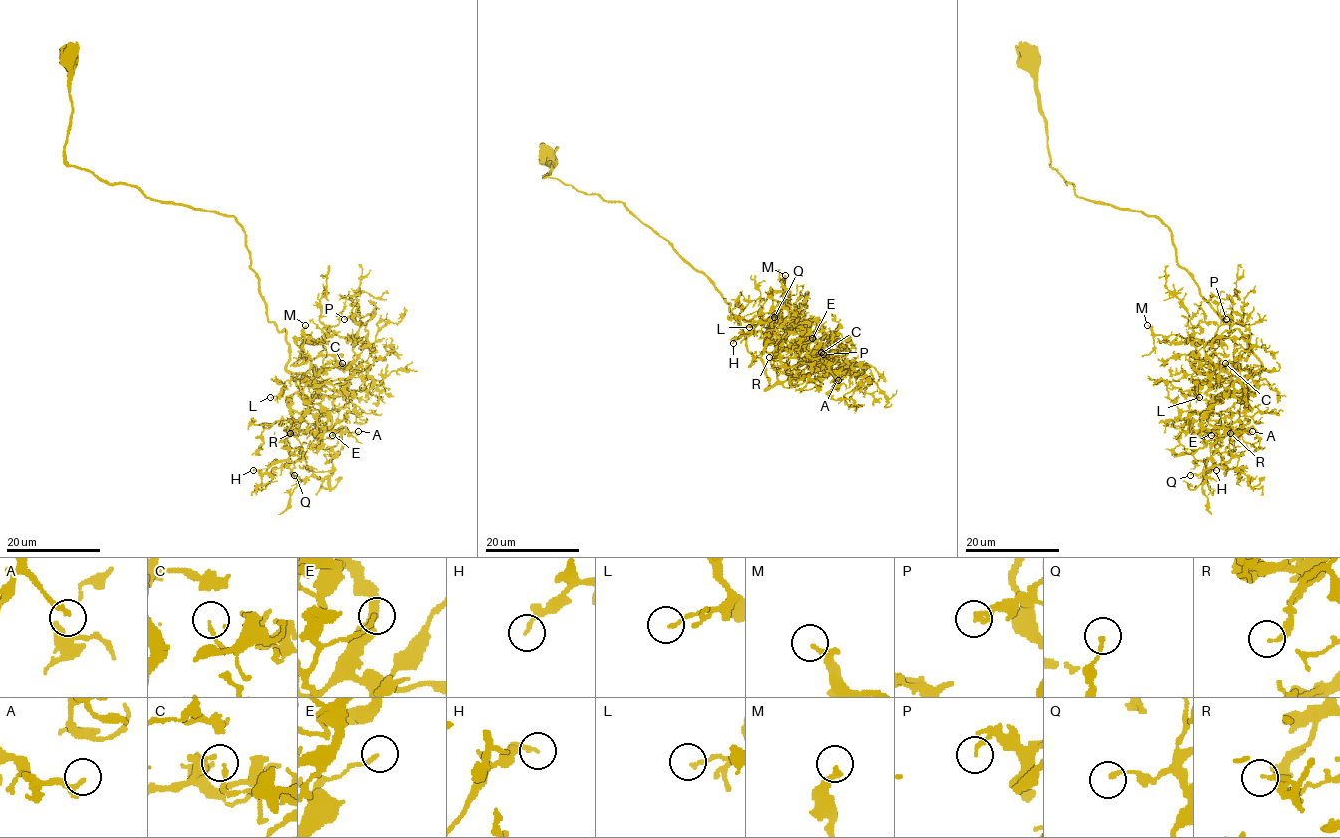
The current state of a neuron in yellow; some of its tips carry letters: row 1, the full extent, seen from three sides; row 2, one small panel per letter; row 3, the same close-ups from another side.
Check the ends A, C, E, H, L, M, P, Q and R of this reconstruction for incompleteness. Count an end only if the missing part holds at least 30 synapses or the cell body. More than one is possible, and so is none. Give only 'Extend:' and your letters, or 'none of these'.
Extend: A

